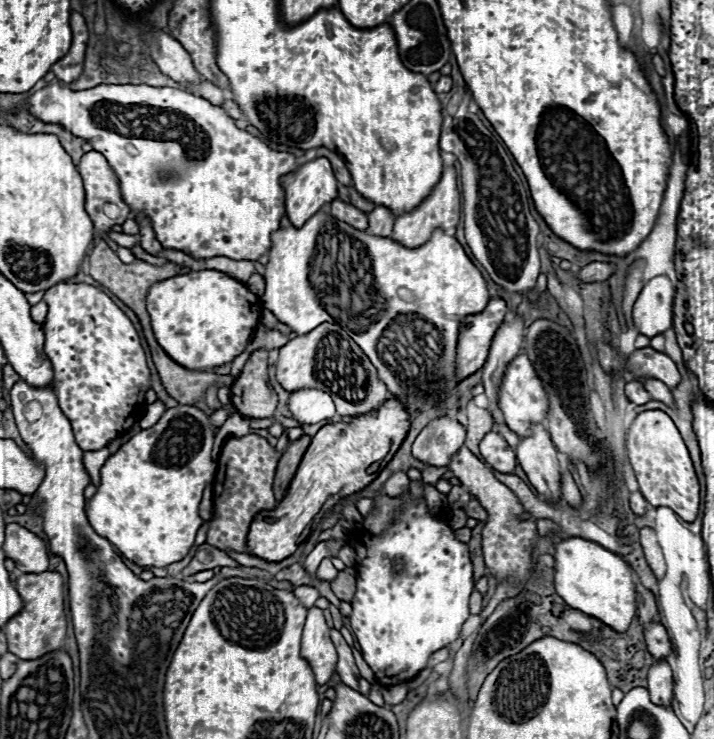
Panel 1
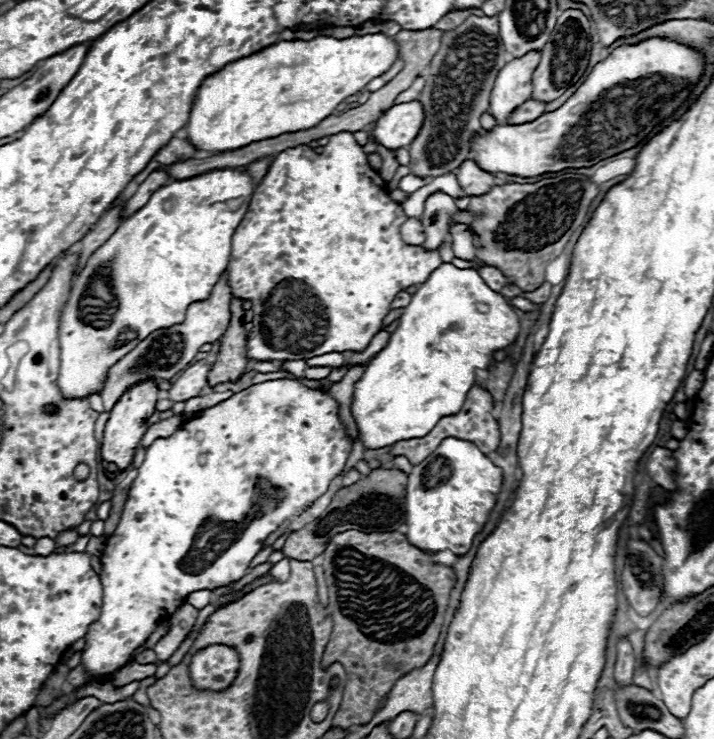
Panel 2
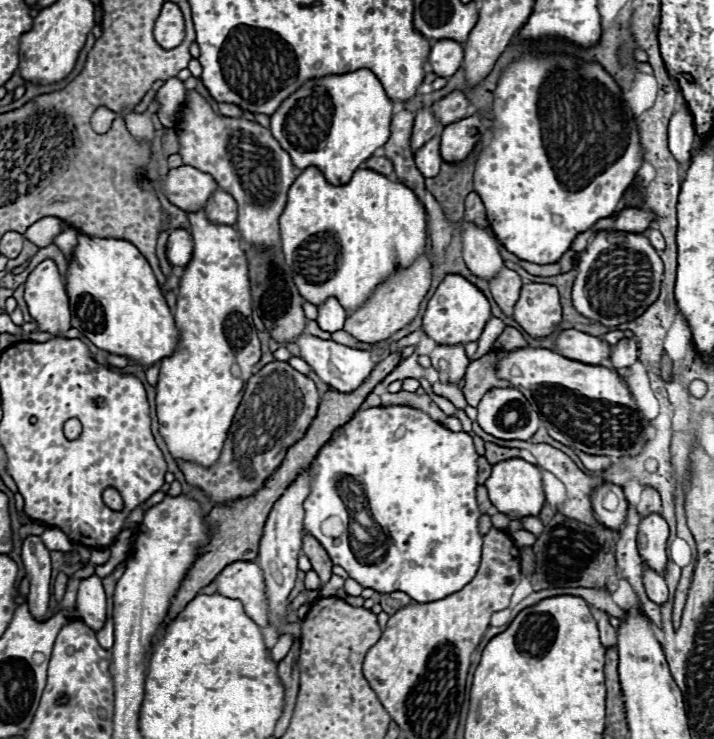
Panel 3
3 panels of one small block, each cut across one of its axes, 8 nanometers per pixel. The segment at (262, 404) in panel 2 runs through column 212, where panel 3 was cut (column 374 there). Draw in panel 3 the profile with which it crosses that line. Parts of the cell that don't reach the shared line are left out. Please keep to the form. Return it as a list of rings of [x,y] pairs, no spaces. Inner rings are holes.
[[[396,404],[396,406],[374,406],[368,410],[356,410],[352,414],[352,418],[342,424],[340,434],[336,434],[330,442],[326,442],[310,472],[312,472],[312,484],[310,484],[310,496],[304,502],[304,530],[314,536],[330,554],[332,562],[336,566],[342,566],[350,578],[354,578],[356,582],[360,582],[364,588],[374,588],[376,592],[406,592],[412,600],[416,602],[432,602],[432,600],[440,600],[446,598],[458,590],[462,590],[474,576],[480,564],[480,550],[482,550],[482,534],[478,532],[478,518],[480,518],[480,510],[476,504],[476,476],[478,476],[478,454],[474,450],[474,442],[466,432],[452,432],[448,430],[444,424],[436,422],[434,418],[430,418],[426,412],[422,412],[420,408],[414,406],[404,406],[404,404]],[[334,518],[334,534],[326,534],[324,526],[326,522]]]

